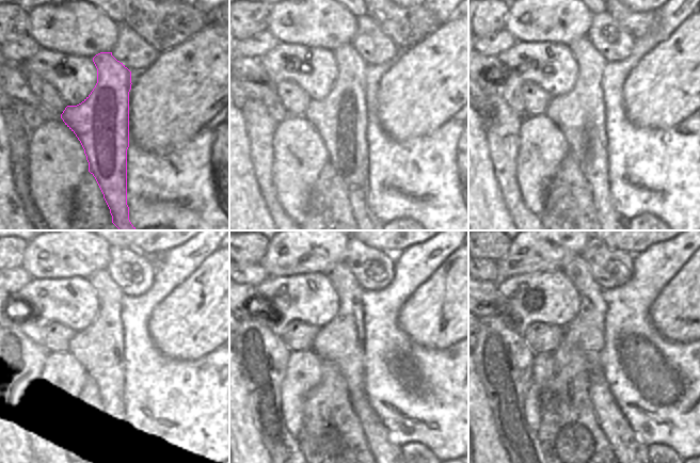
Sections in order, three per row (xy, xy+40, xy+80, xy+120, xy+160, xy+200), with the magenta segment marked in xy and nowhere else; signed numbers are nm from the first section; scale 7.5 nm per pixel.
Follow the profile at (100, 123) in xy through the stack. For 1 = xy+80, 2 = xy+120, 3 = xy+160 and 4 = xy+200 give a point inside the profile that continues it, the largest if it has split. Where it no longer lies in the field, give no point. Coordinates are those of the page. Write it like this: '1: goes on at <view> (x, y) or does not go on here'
1: goes on at xy+80 (579, 114)
2: goes on at xy+120 (100, 348)
3: goes on at xy+160 (341, 341)
4: goes on at xy+200 (587, 330)

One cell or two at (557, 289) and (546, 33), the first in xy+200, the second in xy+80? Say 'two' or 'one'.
two

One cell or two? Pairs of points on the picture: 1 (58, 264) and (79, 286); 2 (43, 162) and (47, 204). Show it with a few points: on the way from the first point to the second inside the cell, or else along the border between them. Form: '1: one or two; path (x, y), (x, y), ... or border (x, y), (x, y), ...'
1: two; border (88, 277), (46, 278)
2: one; path (47, 173), (47, 193)

